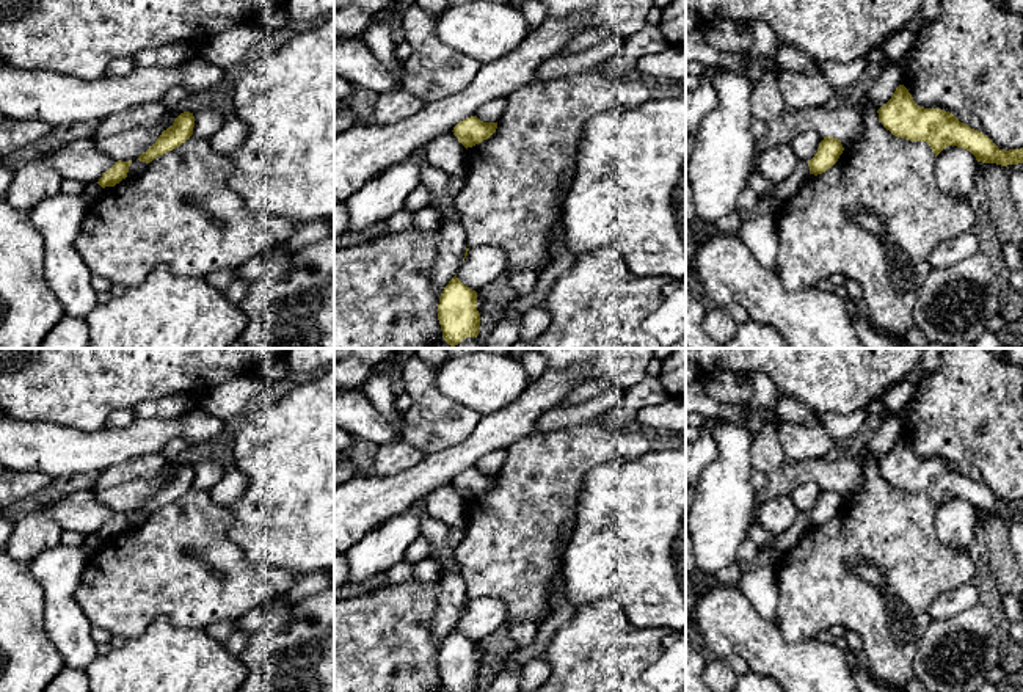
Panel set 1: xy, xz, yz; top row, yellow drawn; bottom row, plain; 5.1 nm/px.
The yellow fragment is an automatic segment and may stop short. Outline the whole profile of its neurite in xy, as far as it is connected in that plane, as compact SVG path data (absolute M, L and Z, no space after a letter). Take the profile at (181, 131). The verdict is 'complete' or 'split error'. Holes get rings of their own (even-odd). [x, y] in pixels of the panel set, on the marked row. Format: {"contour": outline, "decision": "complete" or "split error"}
{"contour": "M190 111L180 113L171 127L162 132L155 143L143 152L138 160L151 163L154 158L179 148L193 135L195 116Z", "decision": "complete"}

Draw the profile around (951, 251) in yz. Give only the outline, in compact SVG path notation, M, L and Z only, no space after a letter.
M970 231L954 239L943 240L932 251L929 262L932 268L948 268L976 254L977 251L979 251L977 239Z

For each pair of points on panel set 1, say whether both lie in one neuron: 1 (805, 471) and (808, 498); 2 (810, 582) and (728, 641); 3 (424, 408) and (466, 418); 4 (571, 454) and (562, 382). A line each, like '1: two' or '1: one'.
1: two
2: two
3: one
4: two

